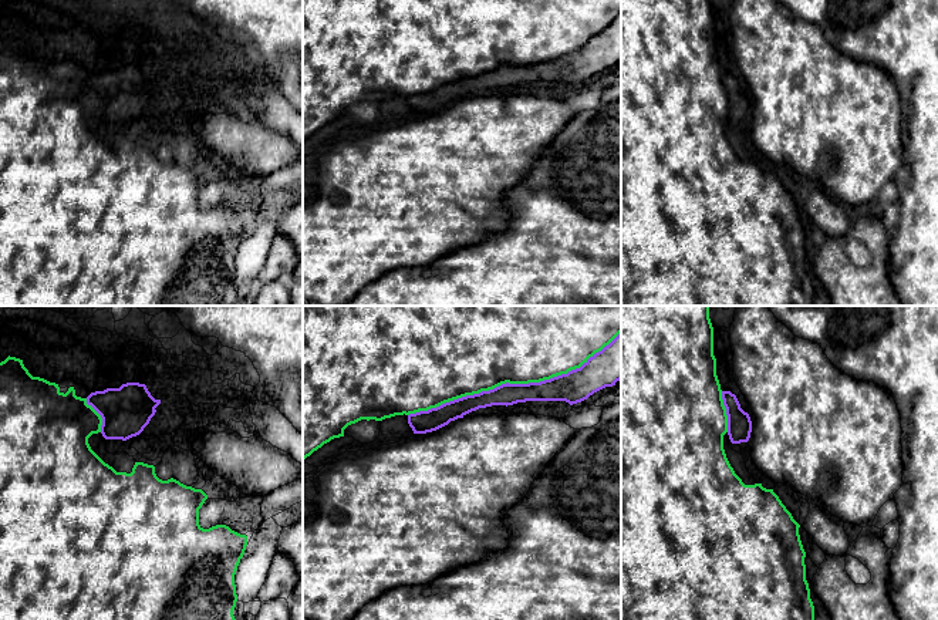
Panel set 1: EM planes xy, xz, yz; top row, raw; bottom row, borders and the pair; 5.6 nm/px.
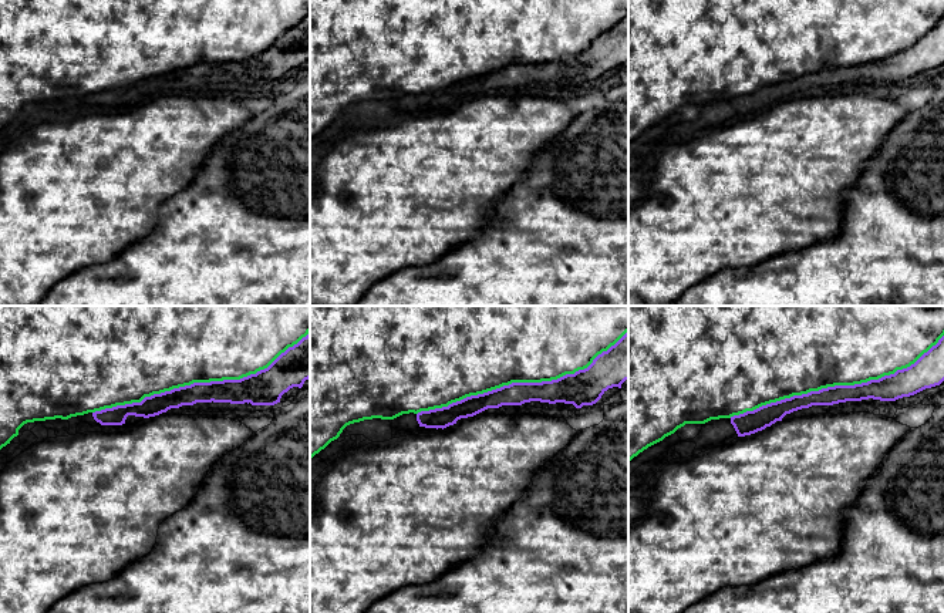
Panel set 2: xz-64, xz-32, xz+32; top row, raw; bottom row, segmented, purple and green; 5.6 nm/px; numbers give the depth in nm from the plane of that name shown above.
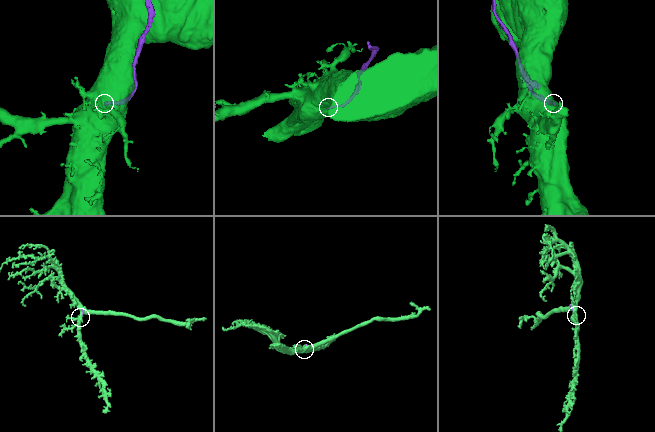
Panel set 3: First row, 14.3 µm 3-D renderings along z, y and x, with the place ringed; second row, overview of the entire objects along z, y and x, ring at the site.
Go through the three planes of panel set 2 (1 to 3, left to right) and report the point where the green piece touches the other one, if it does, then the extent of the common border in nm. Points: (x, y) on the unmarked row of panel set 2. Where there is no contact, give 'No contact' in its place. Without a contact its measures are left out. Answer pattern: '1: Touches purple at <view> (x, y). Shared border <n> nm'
1: Touches purple at xz-64 (201, 64). Shared border 1300 nm
2: Touches purple at xz-32 (522, 64). Shared border 1300 nm
3: Touches purple at xz+32 (836, 67). Shared border 1300 nm

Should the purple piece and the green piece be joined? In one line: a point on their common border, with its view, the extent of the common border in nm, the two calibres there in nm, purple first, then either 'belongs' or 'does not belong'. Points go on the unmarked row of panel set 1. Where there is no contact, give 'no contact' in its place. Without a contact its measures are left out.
xz (513, 66) | 1300 nm | 140/400 nm | does not belong

